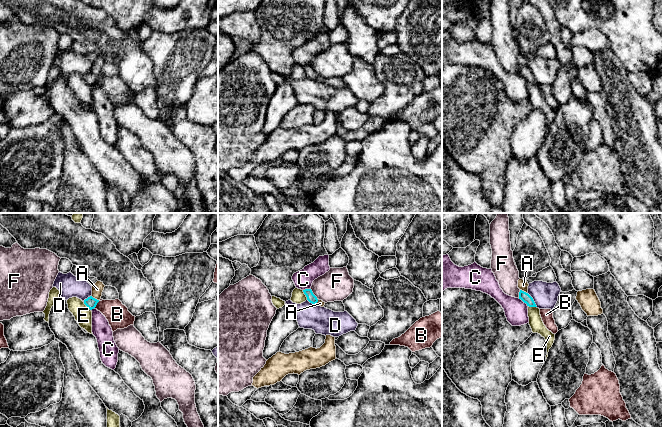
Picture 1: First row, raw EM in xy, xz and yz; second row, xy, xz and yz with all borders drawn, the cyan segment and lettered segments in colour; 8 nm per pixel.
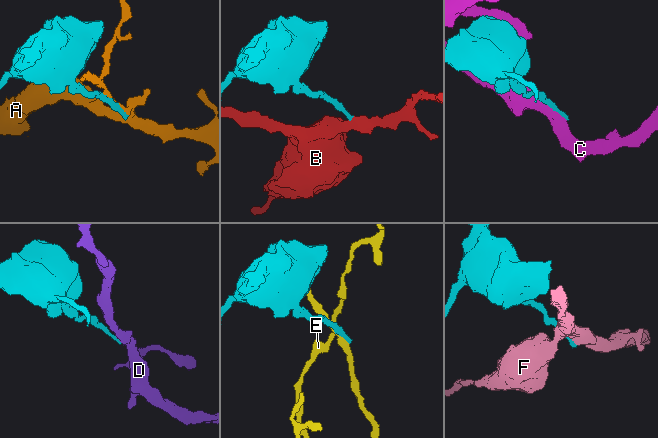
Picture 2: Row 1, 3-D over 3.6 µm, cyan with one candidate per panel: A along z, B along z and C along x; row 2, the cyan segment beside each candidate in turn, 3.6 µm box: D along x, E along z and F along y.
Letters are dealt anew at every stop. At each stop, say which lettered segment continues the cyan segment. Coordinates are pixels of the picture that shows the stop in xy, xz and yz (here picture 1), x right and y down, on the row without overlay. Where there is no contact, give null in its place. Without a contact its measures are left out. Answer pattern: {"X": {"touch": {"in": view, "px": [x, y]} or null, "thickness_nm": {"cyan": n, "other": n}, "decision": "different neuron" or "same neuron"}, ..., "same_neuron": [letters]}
{"A": {"touch": {"in": "xy", "px": [94, 74]}, "thickness_nm": {"cyan": 90, "other": 90}, "decision": "different neuron"}, "B": {"touch": {"in": "xy", "px": [96, 80]}, "thickness_nm": {"cyan": 90, "other": 190}, "decision": "different neuron"}, "C": {"touch": {"in": "yz", "px": [523, 77]}, "thickness_nm": {"cyan": 80, "other": 190}, "decision": "different neuron"}, "D": {"touch": {"in": "yz", "px": [532, 75]}, "thickness_nm": {"cyan": 80, "other": 200}, "decision": "different neuron"}, "E": {"touch": {"in": "xz", "px": [305, 70]}, "thickness_nm": {"cyan": 70, "other": 110}, "decision": "different neuron"}, "F": {"touch": {"in": "xz", "px": [313, 70]}, "thickness_nm": {"cyan": 70, "other": 260}, "decision": "different neuron"}, "same_neuron": []}

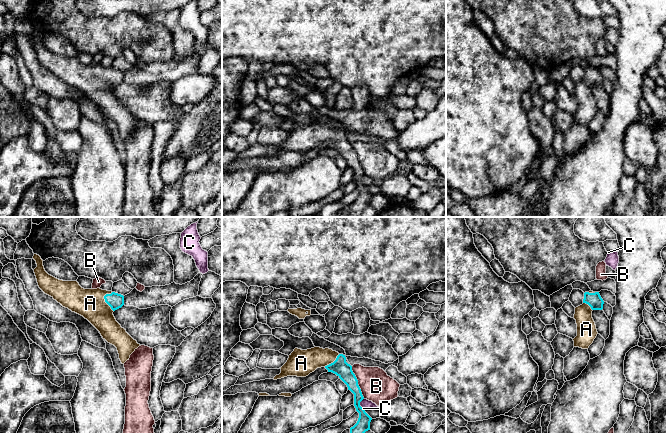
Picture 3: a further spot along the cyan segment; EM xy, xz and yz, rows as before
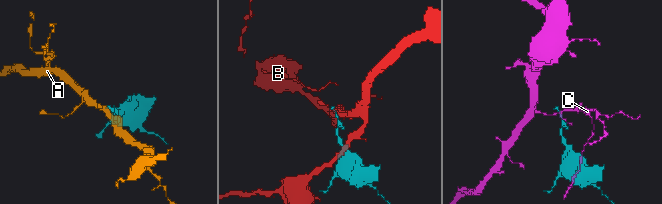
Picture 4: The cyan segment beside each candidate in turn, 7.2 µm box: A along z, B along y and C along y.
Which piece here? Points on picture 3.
{"A": {"touch": {"in": "xy", "px": [105, 77]}, "thickness_nm": {"cyan": 120, "other": 240}, "decision": "same neuron"}, "B": {"touch": {"in": "xz", "px": [357, 158]}, "thickness_nm": {"cyan": 140, "other": 260}, "decision": "different neuron"}, "C": {"touch": {"in": "xz", "px": [359, 180]}, "thickness_nm": {"cyan": 110, "other": 80}, "decision": "different neuron"}, "same_neuron": ["A"]}

